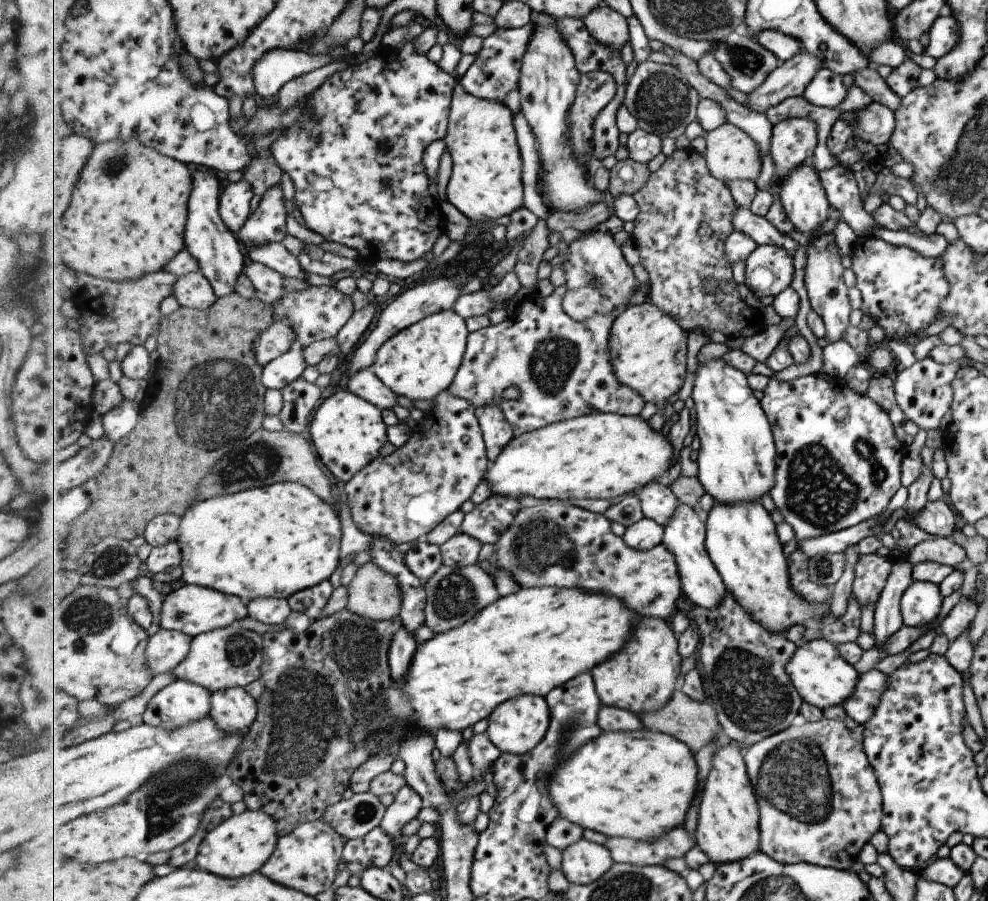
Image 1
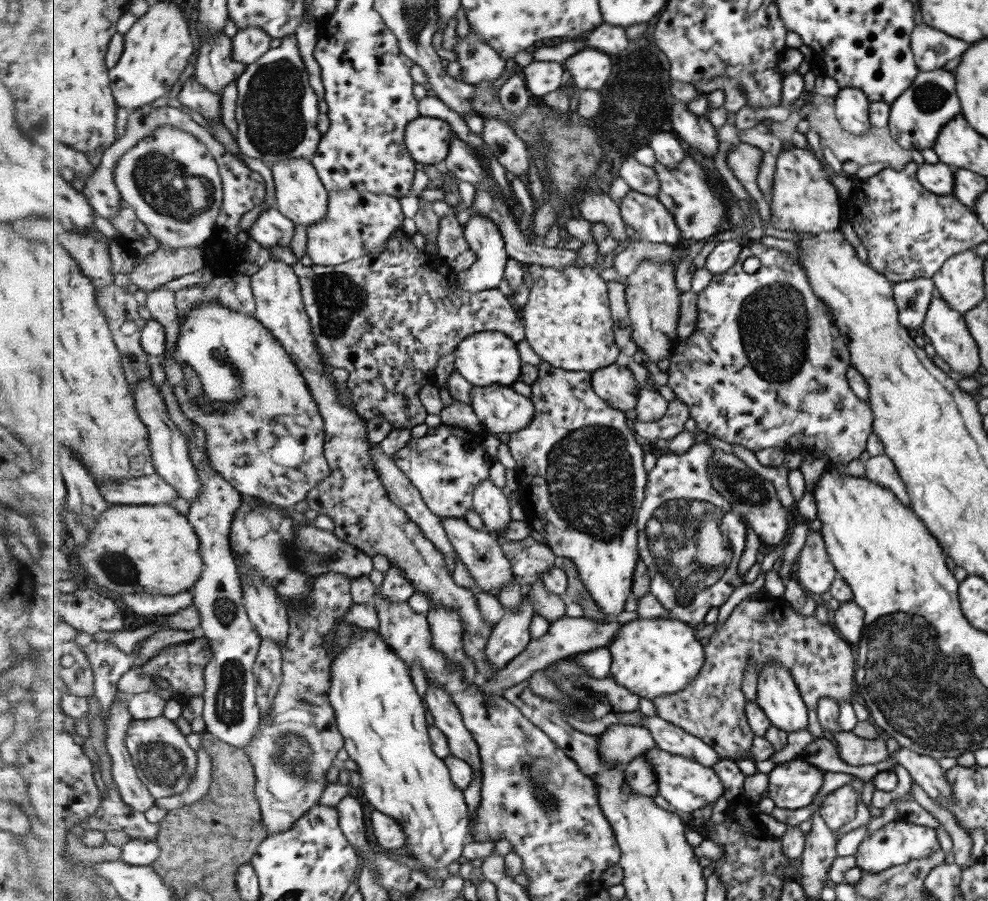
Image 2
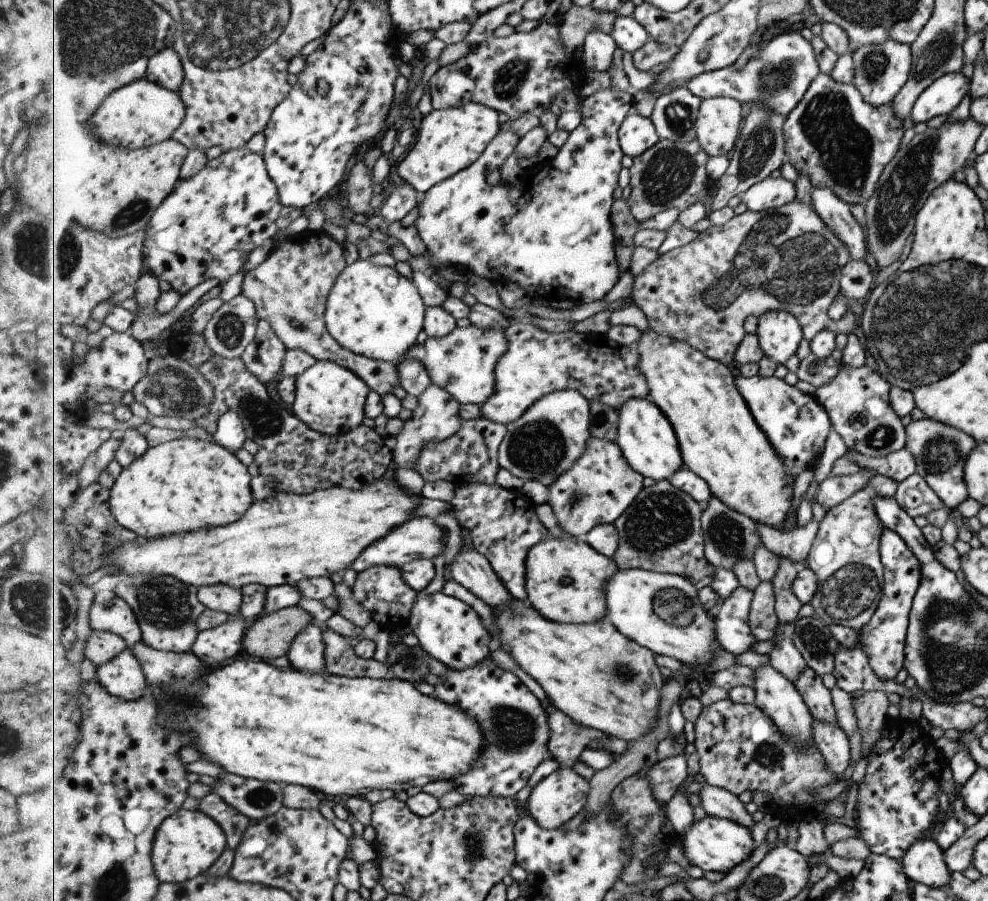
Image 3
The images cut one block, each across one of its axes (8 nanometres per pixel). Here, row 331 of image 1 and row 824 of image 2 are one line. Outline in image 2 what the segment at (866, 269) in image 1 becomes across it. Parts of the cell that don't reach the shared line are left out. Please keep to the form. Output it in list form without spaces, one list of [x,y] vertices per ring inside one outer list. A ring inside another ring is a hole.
[[[898,818],[883,824],[868,836],[866,835],[852,856],[855,857],[855,866],[858,869],[870,874],[876,874],[883,873],[885,870],[895,866],[907,865],[909,860],[931,857],[939,850],[937,834],[935,834],[935,830],[930,825],[912,824]]]

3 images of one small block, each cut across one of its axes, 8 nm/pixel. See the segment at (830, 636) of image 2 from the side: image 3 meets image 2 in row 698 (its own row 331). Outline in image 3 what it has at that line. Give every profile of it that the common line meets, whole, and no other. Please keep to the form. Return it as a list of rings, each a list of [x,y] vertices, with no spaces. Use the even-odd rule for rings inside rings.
[[[795,199],[793,202],[781,208],[772,209],[771,211],[757,212],[746,210],[740,215],[735,215],[724,225],[710,223],[709,228],[699,233],[699,236],[692,243],[685,245],[683,248],[676,248],[668,253],[662,254],[659,259],[653,262],[653,264],[650,264],[640,275],[637,275],[631,292],[631,298],[633,298],[634,304],[645,314],[649,328],[653,329],[656,333],[689,343],[692,347],[699,349],[708,357],[725,363],[726,365],[733,364],[733,360],[736,360],[735,353],[738,352],[738,348],[742,346],[743,339],[746,338],[745,328],[743,328],[745,326],[745,320],[751,314],[759,318],[765,315],[766,312],[774,310],[790,312],[800,320],[804,330],[804,338],[809,342],[823,329],[830,330],[835,334],[838,332],[844,332],[846,335],[851,333],[853,326],[855,326],[855,318],[853,318],[854,314],[850,310],[846,310],[838,320],[829,319],[827,315],[827,308],[833,302],[833,298],[835,298],[837,293],[841,292],[838,288],[839,279],[841,278],[841,268],[849,261],[850,257],[846,246],[823,224],[822,219],[814,211],[812,206]]]

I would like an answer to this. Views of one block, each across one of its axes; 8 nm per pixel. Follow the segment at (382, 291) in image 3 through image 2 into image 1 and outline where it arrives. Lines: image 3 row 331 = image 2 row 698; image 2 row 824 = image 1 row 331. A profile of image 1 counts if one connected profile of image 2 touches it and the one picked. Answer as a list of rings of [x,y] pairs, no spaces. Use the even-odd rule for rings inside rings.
[[[455,310],[433,314],[387,340],[379,348],[370,370],[397,396],[411,401],[435,399],[454,384],[464,362],[470,334],[466,320]]]

